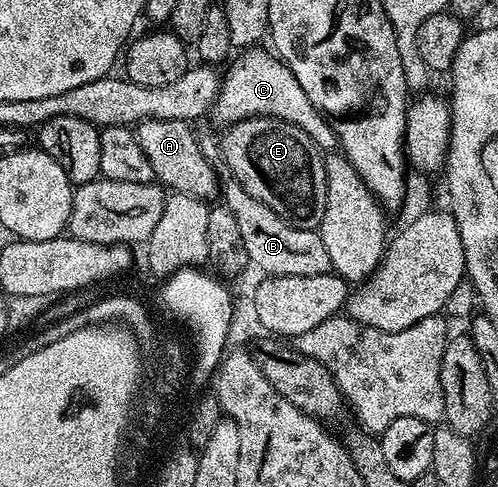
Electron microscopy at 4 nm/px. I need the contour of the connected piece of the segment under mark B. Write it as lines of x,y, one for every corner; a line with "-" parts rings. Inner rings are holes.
224,173
219,176
219,180
219,194
222,196
223,206
228,207
230,213
234,213
234,217
238,220
242,242
246,245
248,261
253,268
257,267
258,270
264,271
260,273
268,277
273,275
318,277
332,271
330,253
326,253
326,245
322,245
319,230
298,229
282,221
282,217
278,217
278,213
274,213
270,205
262,205
258,197
250,197
250,193
242,189
242,185
234,176

